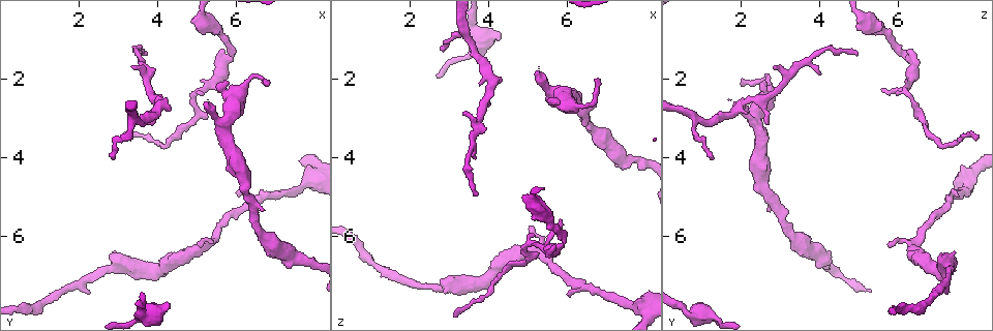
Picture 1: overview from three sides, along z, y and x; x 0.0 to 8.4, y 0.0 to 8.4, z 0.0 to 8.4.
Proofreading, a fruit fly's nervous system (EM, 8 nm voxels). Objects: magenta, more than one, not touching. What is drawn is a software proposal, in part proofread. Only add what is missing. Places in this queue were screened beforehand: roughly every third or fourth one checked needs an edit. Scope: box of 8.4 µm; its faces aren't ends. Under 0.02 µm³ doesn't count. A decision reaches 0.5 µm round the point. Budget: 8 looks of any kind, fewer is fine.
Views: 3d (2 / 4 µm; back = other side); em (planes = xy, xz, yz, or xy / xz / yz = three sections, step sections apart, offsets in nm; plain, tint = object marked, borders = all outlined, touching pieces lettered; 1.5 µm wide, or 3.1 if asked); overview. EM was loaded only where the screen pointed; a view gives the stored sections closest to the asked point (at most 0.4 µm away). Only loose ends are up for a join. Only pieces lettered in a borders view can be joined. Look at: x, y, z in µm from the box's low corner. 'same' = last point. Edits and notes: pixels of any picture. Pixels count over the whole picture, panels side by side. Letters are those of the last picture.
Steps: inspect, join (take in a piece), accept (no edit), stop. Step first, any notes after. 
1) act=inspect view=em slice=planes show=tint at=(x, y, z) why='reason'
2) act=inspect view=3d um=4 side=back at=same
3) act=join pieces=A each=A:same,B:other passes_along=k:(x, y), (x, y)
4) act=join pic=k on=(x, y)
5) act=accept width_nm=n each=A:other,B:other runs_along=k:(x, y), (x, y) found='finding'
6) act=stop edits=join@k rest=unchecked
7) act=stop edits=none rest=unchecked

act=inspect view=em slice=planes show=borders at=(4.35, 7.70, 1.00) why='free end'

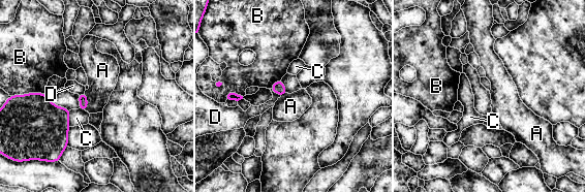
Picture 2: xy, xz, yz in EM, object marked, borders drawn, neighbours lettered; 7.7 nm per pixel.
act=accept longest_contact=B:160nm each=A:other,B:other,C:other,D:other border=2:(85, 92), (87, 98), (86, 110) found='none of them fits'

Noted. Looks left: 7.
act=inspect view=3d um=2 at=(2.85, 4.05, 1.30) why='free end'

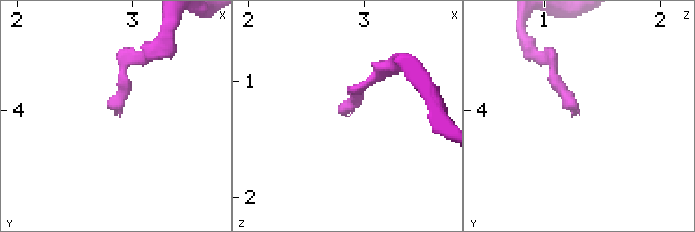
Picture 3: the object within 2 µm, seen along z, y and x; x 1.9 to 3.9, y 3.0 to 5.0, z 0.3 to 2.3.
act=inspect view=em slice=planes show=borders at=(2.84, 4.00, 1.32)

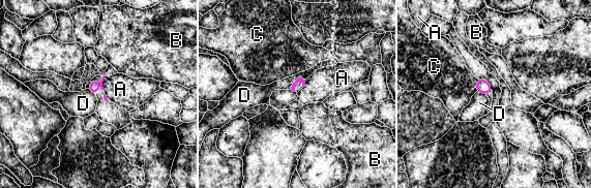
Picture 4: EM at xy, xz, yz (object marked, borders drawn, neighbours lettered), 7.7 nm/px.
act=accept longest_contact=D:140nm each=A:other,B:other,C:other,D:other border=4:(105, 76), (101, 89) found='no lettered piece goes on from it'

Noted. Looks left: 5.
act=inspect view=3d um=4 at=(5.25, 2.65, 1.80) why='branch stops here'

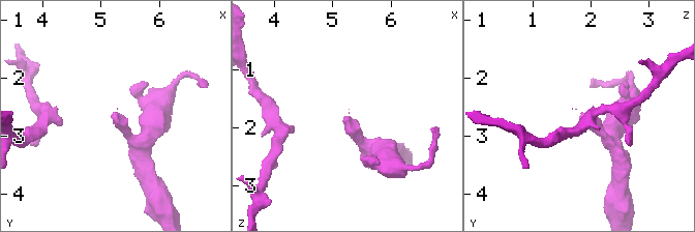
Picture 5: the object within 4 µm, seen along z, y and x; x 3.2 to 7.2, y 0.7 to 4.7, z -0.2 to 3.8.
act=inspect view=em slice=yz step=4 show=tint at=(5.25, 2.65, 1.85)

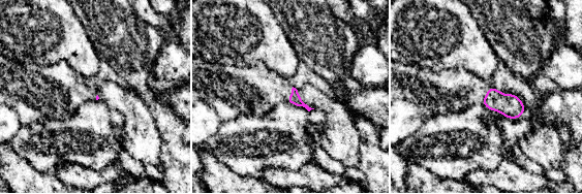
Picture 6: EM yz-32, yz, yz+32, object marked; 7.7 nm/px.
act=inspect view=em slice=planes show=borders at=same

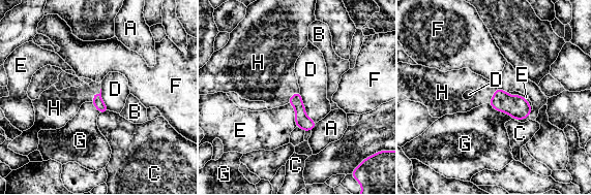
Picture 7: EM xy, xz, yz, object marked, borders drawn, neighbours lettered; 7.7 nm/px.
act=join pieces=H each=A:other,B:other,C:other,D:other,E:other,F:other,G:other,H:same found='it goes on there'

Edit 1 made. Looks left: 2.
act=stop edits=join@7 rest=unchecked

